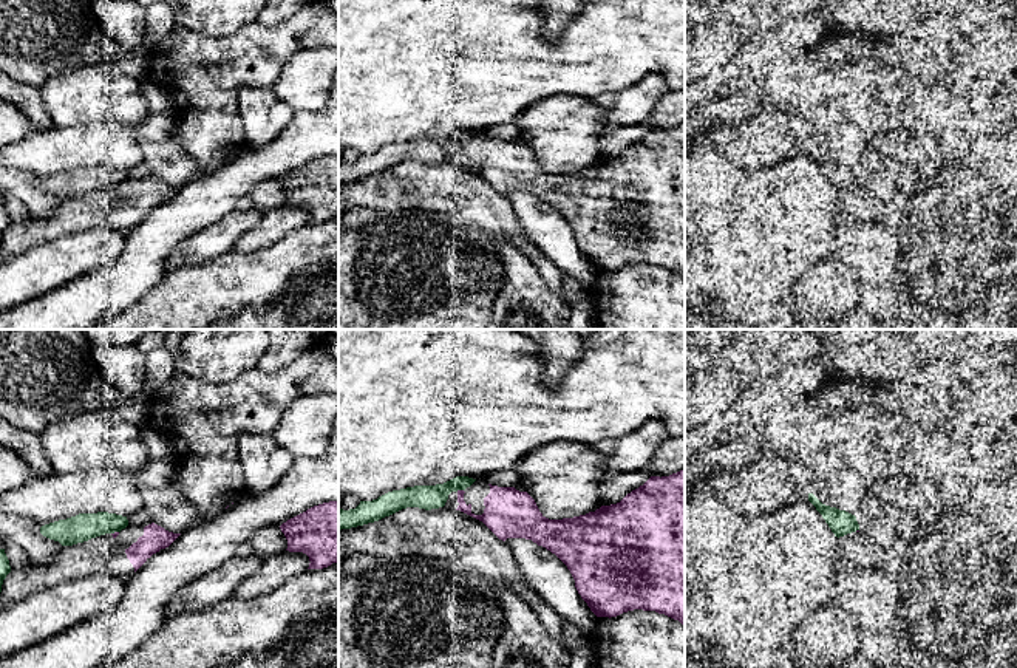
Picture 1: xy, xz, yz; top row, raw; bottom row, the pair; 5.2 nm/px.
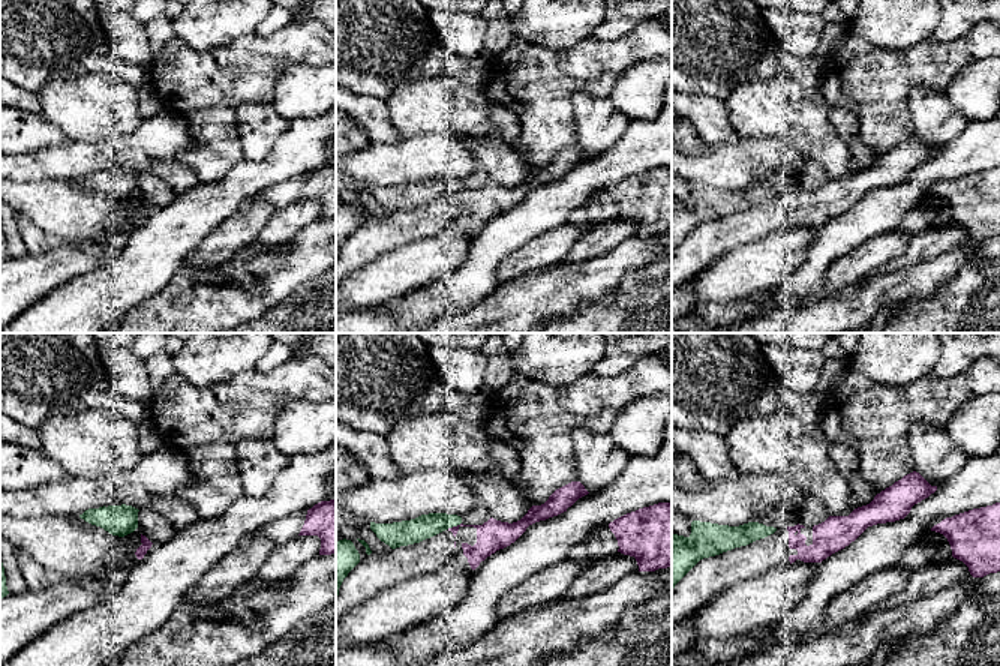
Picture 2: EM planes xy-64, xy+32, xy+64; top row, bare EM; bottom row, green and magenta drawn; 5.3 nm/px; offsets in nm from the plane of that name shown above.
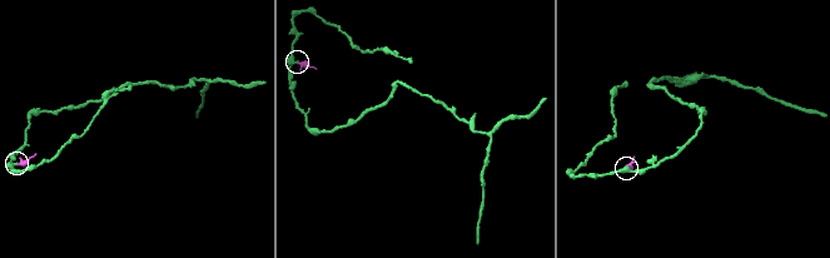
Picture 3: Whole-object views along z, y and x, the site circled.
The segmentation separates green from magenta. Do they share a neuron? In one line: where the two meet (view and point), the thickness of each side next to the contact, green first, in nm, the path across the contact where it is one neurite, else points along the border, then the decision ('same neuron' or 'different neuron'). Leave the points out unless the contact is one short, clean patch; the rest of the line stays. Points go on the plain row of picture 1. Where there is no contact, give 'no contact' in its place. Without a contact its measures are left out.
xz (459, 143) | 130/200 nm | different neuron

